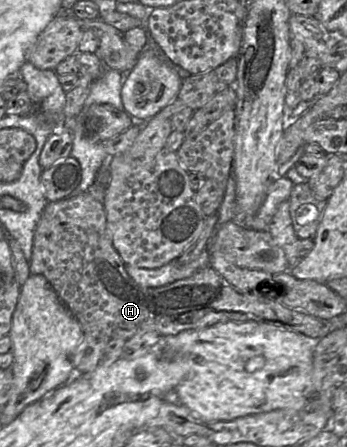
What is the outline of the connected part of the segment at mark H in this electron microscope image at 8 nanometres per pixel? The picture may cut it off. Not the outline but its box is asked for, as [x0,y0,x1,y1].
[30,191,331,340]

